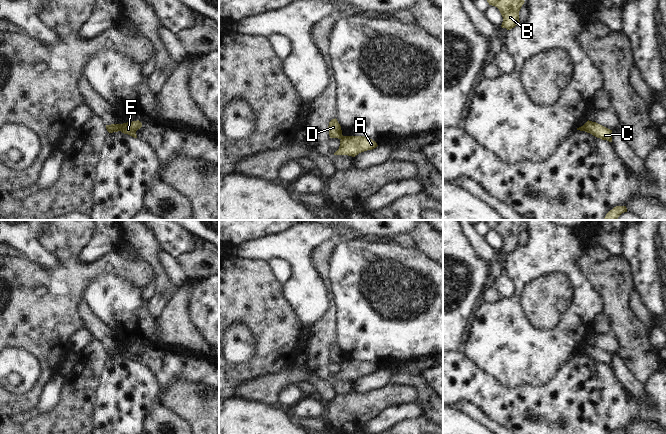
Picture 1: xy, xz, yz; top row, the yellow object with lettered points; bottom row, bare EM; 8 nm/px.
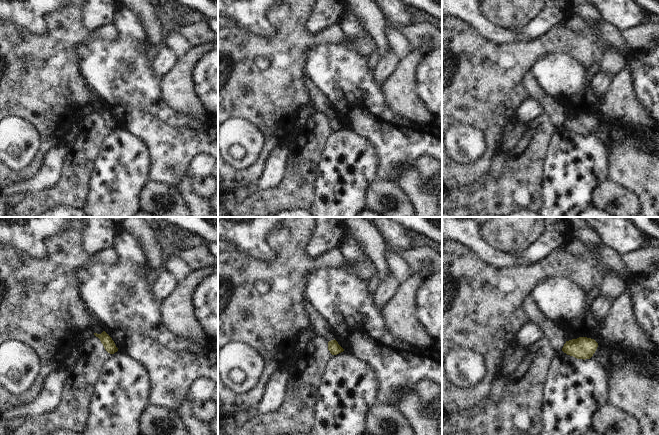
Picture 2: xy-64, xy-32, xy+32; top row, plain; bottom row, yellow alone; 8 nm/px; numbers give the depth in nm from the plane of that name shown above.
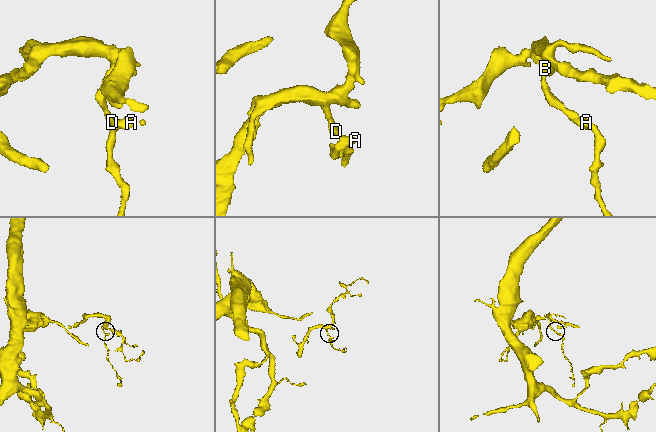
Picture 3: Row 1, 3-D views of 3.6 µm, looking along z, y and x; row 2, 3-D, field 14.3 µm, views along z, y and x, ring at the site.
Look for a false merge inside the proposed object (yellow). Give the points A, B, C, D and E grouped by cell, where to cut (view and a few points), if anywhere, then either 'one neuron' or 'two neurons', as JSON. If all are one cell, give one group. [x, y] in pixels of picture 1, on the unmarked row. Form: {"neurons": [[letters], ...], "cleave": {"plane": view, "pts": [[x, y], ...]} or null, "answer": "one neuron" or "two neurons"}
{"neurons": [["A", "C", "E"], ["B", "D"]], "cleave": {"plane": "xy", "pts": [[117, 348], [119, 354]]}, "answer": "two neurons"}

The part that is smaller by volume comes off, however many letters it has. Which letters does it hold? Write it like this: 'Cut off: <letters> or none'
Cut off: A, C, E

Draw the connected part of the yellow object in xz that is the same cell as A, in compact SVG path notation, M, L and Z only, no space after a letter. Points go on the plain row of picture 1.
M343 360L340 364L339 373L334 379L348 379L355 381L359 377L372 374L377 370L375 365L364 360Z

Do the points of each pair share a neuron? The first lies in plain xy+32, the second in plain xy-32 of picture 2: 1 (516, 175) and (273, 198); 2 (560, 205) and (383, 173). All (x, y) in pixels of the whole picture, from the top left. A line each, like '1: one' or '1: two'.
1: one
2: two

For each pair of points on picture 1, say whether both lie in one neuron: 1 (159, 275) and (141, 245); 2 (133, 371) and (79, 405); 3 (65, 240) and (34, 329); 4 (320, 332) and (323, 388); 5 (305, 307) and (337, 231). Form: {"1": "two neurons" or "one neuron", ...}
{"1": "one neuron", "2": "two neurons", "3": "one neuron", "4": "two neurons", "5": "one neuron"}

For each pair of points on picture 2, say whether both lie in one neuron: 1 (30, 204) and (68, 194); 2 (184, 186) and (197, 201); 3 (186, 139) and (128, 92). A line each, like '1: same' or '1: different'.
1: same
2: same
3: same

